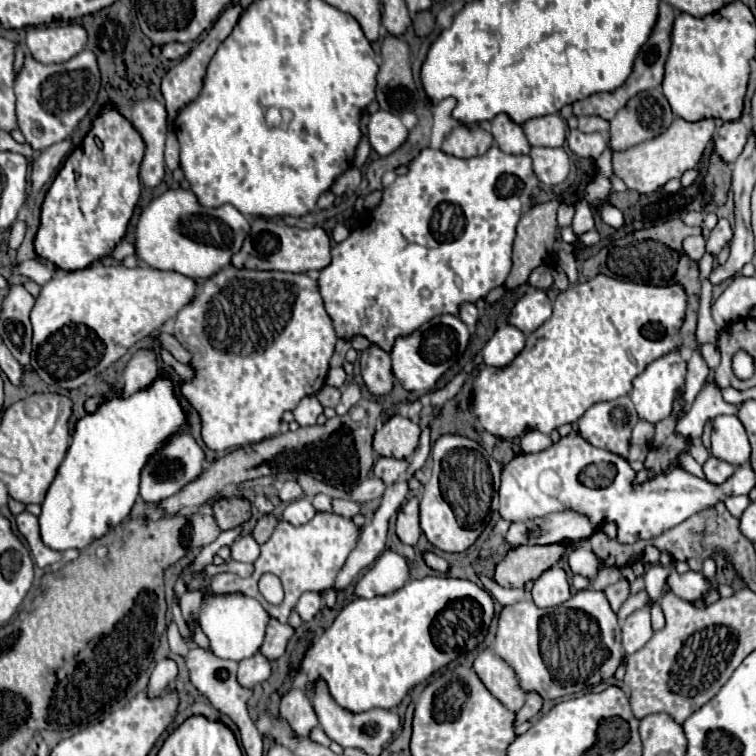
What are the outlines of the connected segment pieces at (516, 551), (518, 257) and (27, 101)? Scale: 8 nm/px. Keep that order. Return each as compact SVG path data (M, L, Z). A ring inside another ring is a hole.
M569 543L561 545L519 545L511 547L503 561L495 567L495 581L501 587L523 587L527 581L537 579L543 571L547 571L555 561L561 559Z
M549 201L549 203L539 203L539 205L533 205L529 211L525 211L519 219L519 225L517 225L517 237L515 237L515 245L513 245L513 269L505 281L505 287L509 291L517 289L519 285L523 285L531 271L535 267L539 267L543 263L543 259L547 257L547 237L555 237L557 235L557 207L559 203L557 201Z
M83 49L73 59L59 65L43 65L25 53L25 63L15 77L15 95L17 95L17 129L25 135L25 141L35 149L43 151L53 143L59 143L71 135L79 121L89 113L97 101L101 87L101 73L97 69L97 57L91 49ZM33 123L41 123L43 135L35 137L31 131Z

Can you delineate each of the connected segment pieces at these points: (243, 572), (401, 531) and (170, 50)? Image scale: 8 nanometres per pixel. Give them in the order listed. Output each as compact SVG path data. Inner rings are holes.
M227 561L225 571L231 571L231 573L237 573L241 577L249 577L253 573L253 563L237 563L237 561Z
M411 497L401 509L397 517L397 537L405 545L417 545L417 539L421 537L419 527L419 501L417 497Z
M173 41L173 43L167 43L165 47L163 47L163 57L167 57L167 59L181 59L181 57L185 57L187 53L189 53L189 45L187 43L177 43L177 41Z

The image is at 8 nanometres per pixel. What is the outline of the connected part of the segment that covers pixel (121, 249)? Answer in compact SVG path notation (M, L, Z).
M121 241L121 243L115 247L115 251L111 253L111 257L115 257L115 259L123 261L127 255L133 255L133 253L135 253L133 243L129 243L129 241Z

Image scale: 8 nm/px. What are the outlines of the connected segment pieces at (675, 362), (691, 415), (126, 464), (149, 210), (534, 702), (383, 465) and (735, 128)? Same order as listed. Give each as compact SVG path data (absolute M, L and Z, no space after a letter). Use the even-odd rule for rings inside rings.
M679 351L667 353L653 361L635 377L629 393L641 421L657 423L671 413L677 389L685 383L685 361Z
M707 383L697 399L693 401L691 409L685 413L685 417L679 421L677 425L677 431L689 439L695 439L695 437L701 437L705 425L715 419L717 415L733 415L739 411L739 405L729 405L723 401L721 397L721 389L715 385L715 383Z
M159 373L151 385L129 397L123 397L119 389L113 389L111 395L105 395L93 413L85 413L75 423L67 455L41 505L43 511L39 515L39 525L43 543L55 551L83 549L91 541L103 537L109 527L119 525L129 515L135 499L139 497L139 481L145 461L149 461L153 453L163 449L173 435L185 429L189 429L187 413L179 397L175 395L173 379L165 373Z
M169 189L153 199L139 217L135 231L137 257L155 269L177 271L191 279L207 279L231 263L231 257L241 249L249 229L251 221L233 205L205 209L191 191Z
M527 693L527 699L525 699L525 705L523 709L517 713L517 721L515 725L521 725L523 721L529 721L531 717L535 717L543 707L543 699L539 693Z
M381 457L375 467L373 467L373 475L377 479L381 479L385 485L393 485L397 483L403 473L407 469L407 461L399 461L399 459L387 459L387 457Z
M729 121L723 123L723 127L715 133L713 143L715 143L715 153L729 165L741 155L745 141L747 141L747 127L741 121Z

